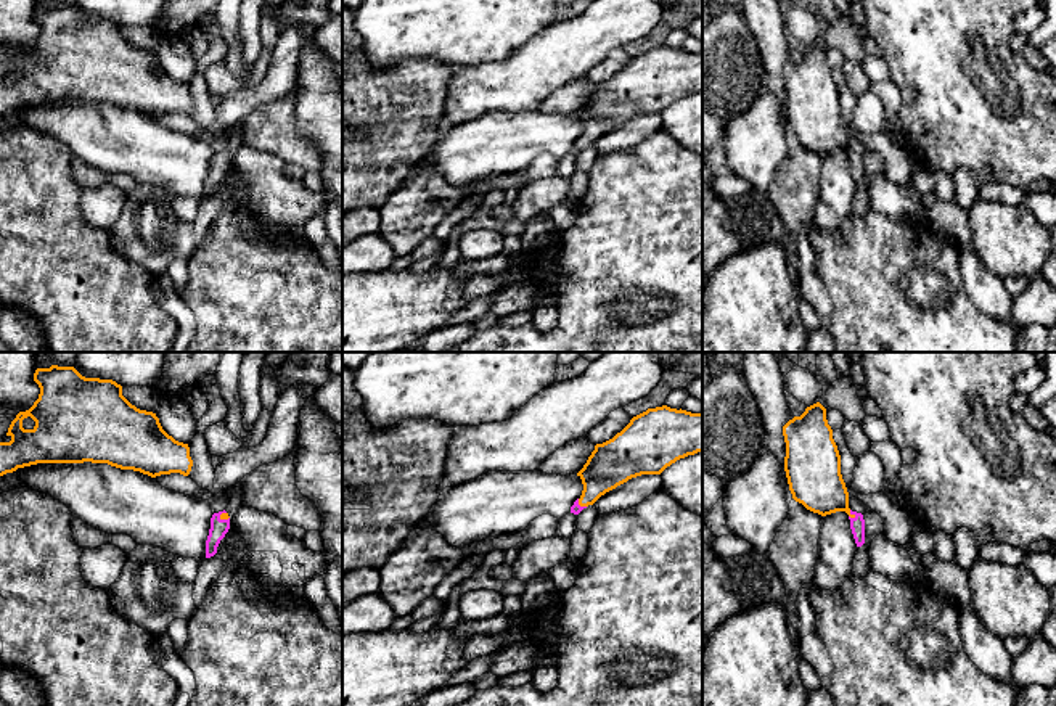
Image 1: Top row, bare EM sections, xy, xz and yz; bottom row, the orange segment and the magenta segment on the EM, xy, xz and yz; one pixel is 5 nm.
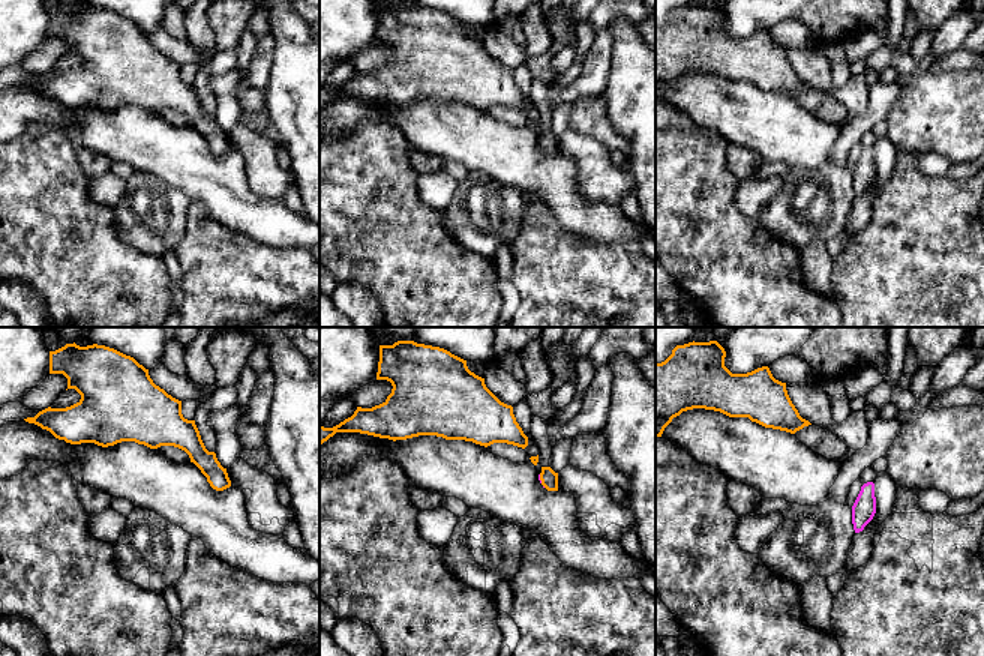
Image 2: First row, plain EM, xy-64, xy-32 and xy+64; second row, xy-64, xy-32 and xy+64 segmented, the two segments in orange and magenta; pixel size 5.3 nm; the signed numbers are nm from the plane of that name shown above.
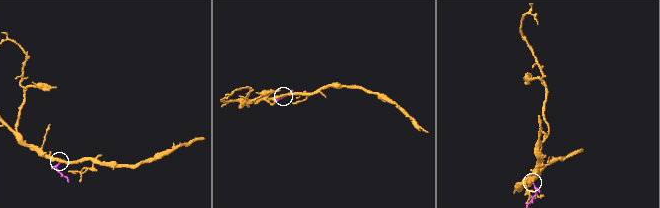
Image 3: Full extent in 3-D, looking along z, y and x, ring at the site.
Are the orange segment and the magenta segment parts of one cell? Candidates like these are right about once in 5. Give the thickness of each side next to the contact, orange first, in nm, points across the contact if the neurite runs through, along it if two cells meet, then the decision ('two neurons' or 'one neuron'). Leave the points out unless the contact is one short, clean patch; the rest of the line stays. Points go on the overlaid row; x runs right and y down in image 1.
260/80 nm | across yz (815, 481), (851, 515), (857, 525) | one neuron

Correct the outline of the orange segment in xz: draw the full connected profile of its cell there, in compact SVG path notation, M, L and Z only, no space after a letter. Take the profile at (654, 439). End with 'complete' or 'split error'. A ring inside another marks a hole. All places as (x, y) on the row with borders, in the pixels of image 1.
M648 408L612 439L596 444L583 468L582 495L571 507L579 515L601 495L641 474L661 474L680 458L702 452L702 413Z; split error

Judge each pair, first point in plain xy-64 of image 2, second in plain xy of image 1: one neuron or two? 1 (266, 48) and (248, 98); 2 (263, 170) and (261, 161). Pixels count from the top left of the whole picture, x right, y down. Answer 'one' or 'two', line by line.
1: one
2: one

